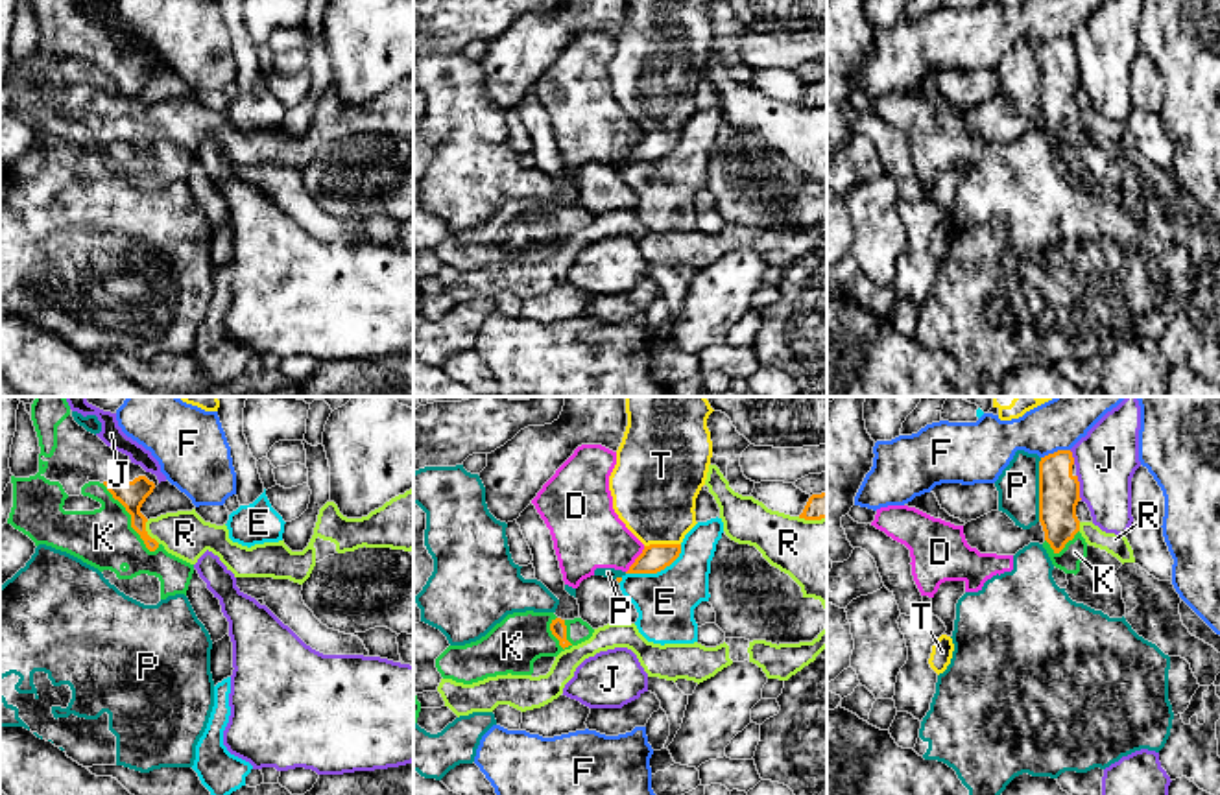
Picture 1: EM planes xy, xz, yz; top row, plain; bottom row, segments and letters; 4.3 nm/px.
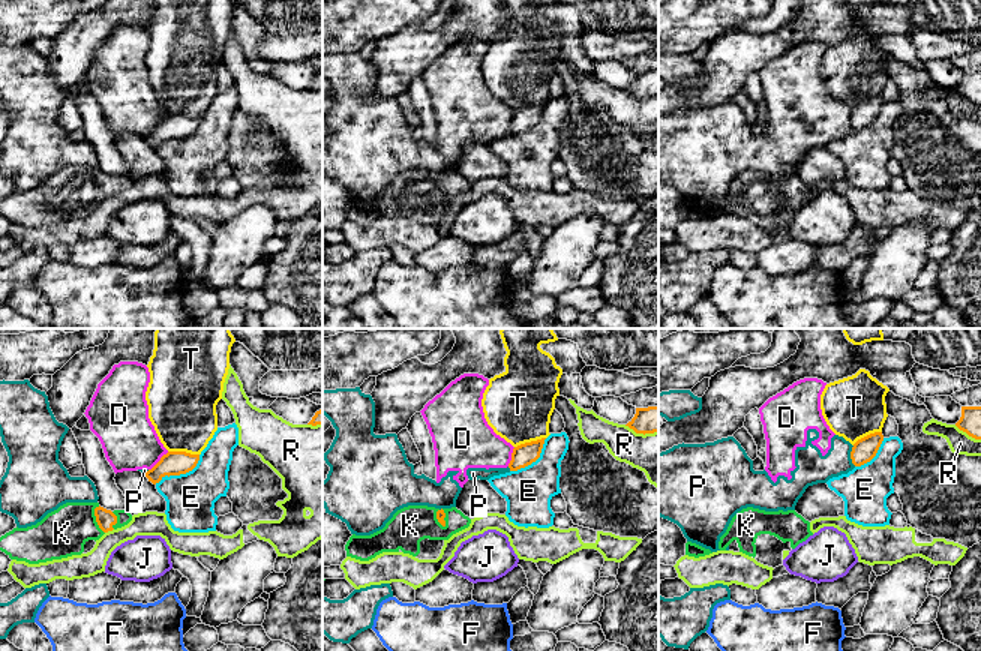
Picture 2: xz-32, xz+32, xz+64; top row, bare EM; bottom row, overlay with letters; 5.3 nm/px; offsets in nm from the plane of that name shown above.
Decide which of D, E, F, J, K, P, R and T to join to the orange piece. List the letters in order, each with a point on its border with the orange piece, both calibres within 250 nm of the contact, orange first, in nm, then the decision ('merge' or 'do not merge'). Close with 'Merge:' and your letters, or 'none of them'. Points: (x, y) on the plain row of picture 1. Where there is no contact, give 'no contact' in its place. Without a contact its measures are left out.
D: meets orange in xz at (635, 146); 120 nm thick on the orange side, 300 nm on the other; do not merge
E: meets orange in xz at (657, 157); 120 nm thick on the orange side, 260 nm on the other; do not merge
F: meets orange in yz at (1054, 39); 180 nm thick on the orange side, 180 nm on the other; do not merge
J: meets orange in yz at (1078, 74); 180 nm thick on the orange side, 280 nm on the other; do not merge
K: meets orange in xy at (131, 106); 120 nm thick on the orange side, 260 nm on the other; merge
P: meets orange in yz at (1040, 76); 180 nm thick on the orange side, 180 nm on the other; do not merge
R: meets orange in xy at (146, 120); 120 nm thick on the orange side, 200 nm on the other; do not merge
T: meets orange in xz at (661, 131); 120 nm thick on the orange side, 380 nm on the other; do not merge
Merge: K

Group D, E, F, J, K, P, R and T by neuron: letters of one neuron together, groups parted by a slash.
D / E / F / J / K / P / R / T

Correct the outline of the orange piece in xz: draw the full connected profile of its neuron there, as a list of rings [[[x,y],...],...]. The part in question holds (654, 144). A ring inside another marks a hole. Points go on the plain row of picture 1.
[[[650,131],[626,160],[657,160],[670,153],[681,140],[681,131]]]

